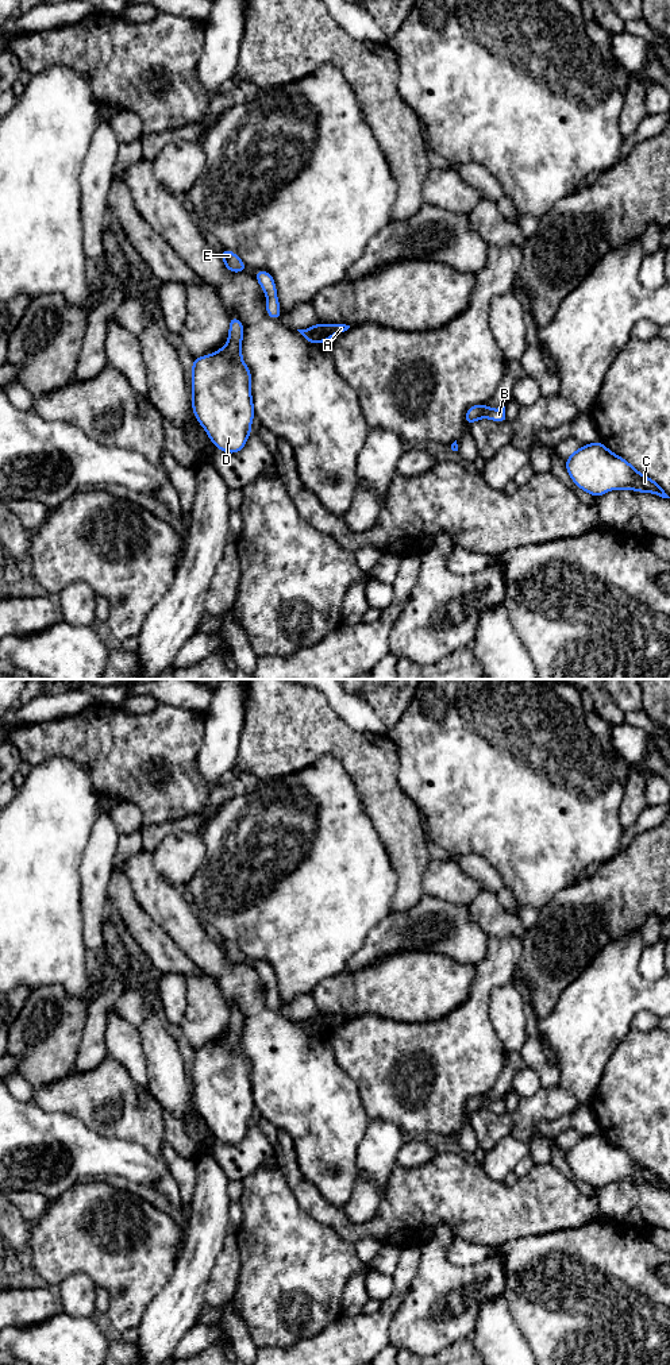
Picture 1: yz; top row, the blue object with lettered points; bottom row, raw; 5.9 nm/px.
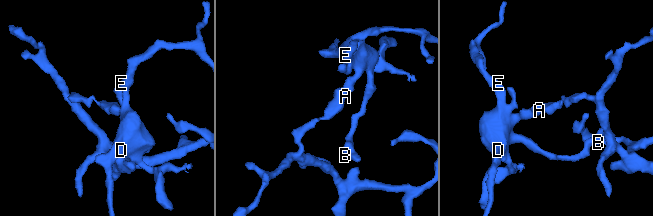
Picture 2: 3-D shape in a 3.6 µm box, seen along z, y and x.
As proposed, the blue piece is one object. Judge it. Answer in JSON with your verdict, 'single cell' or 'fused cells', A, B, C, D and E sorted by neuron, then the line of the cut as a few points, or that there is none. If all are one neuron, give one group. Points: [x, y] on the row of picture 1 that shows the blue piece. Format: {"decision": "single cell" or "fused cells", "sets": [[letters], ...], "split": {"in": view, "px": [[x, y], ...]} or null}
{"decision": "fused cells", "sets": [["A", "C"], ["B", "D", "E"]], "split": {"in": "yz", "px": [[322, 324], [328, 338]]}}

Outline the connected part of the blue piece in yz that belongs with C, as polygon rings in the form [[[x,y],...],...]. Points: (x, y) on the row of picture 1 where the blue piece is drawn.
[[[600,440],[571,452],[565,467],[573,483],[596,498],[611,490],[635,490],[670,498],[658,482],[638,471]]]

